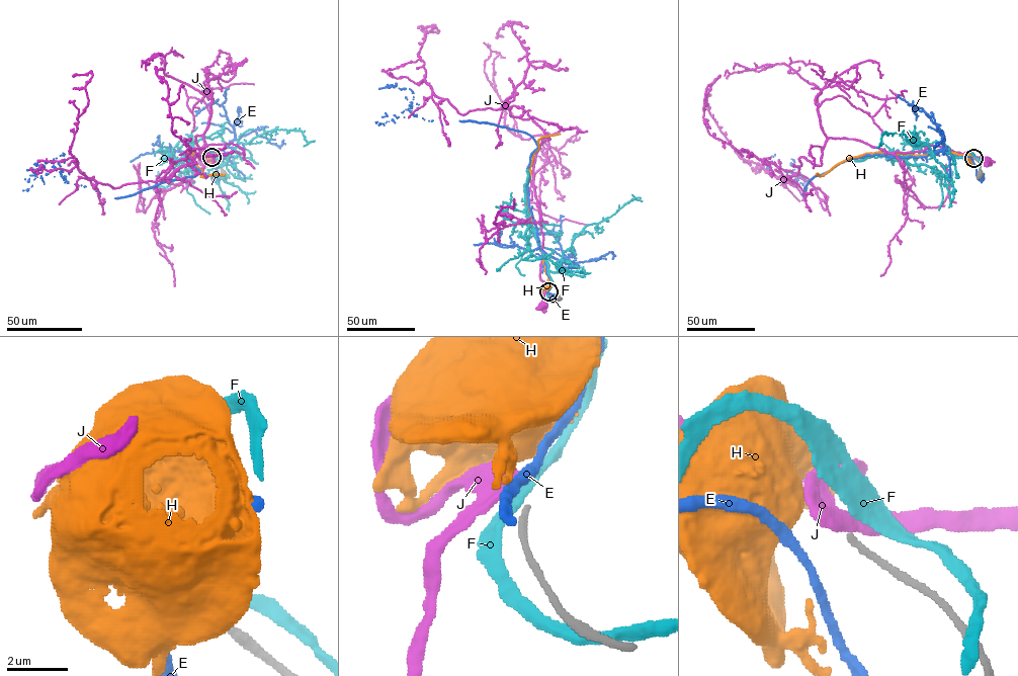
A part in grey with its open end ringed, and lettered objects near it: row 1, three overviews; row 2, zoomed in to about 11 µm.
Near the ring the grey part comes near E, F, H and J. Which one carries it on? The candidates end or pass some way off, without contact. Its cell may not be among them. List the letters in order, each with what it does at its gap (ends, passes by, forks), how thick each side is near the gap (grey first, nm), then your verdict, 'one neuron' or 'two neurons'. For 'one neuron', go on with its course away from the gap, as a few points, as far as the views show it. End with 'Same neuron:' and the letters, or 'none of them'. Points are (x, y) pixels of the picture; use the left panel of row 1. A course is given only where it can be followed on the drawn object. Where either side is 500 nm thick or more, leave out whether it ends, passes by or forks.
E: it passes by | 220/280 nm | two neurons
F: it ends | 220/400 nm | two neurons
H: 220/750 nm | two neurons
J: 220/550 nm | two neurons
Same neuron: none of them

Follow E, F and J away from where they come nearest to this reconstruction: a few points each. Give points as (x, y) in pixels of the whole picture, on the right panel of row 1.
E: (971, 159), (977, 175), (981, 178)
F: (973, 157), (968, 152), (962, 158), (935, 151), (902, 157), (945, 176), (952, 184), (952, 200)
J: (972, 157), (988, 161)

